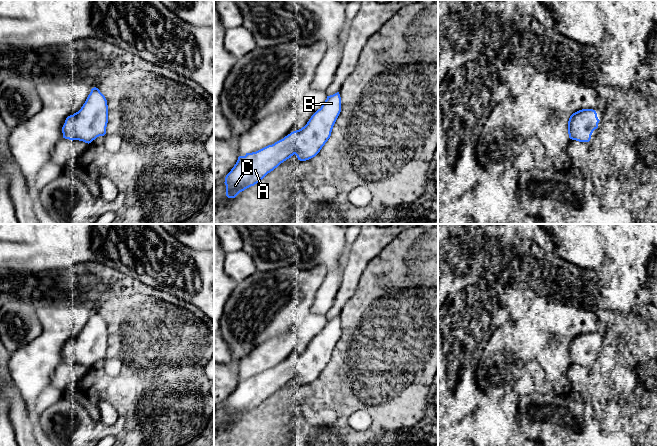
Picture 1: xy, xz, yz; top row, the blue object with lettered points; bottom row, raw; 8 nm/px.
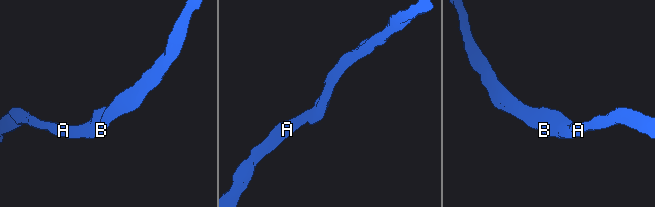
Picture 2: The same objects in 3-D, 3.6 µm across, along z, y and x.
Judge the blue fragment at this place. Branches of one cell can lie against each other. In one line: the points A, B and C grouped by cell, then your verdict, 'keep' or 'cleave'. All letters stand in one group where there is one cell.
A B C; keep

